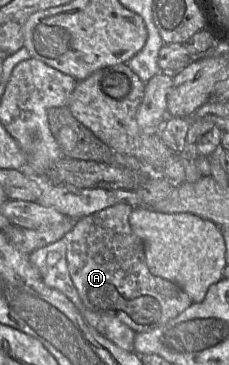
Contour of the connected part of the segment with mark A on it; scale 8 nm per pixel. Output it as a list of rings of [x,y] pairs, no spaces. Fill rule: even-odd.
[[[115,204],[111,207],[108,207],[102,211],[81,217],[77,220],[75,226],[68,233],[65,234],[64,239],[67,244],[67,267],[69,271],[69,275],[73,284],[75,285],[80,299],[83,305],[95,314],[99,314],[102,316],[113,316],[118,318],[136,333],[147,332],[159,328],[169,322],[170,320],[177,317],[180,313],[182,313],[185,309],[191,306],[193,301],[191,298],[176,284],[151,274],[146,264],[144,245],[142,240],[132,231],[129,224],[129,216],[132,212],[132,209],[128,204]]]

